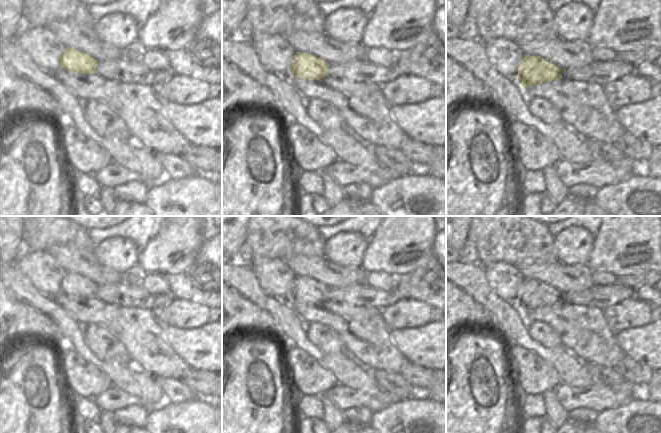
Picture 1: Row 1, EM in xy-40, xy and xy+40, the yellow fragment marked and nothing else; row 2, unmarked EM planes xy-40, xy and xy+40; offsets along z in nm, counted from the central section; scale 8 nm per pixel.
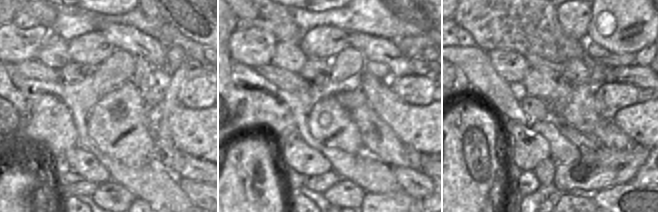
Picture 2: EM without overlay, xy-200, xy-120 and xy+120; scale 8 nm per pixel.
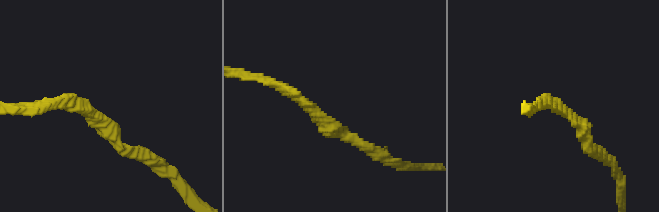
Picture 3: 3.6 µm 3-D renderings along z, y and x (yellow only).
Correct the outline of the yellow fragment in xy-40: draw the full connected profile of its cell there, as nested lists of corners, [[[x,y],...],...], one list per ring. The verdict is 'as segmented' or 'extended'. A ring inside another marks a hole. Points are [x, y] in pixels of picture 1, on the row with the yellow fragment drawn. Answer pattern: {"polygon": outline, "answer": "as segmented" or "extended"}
{"polygon": [[[66,48],[60,59],[60,68],[79,74],[96,74],[97,65],[95,58],[73,48]]], "answer": "as segmented"}

